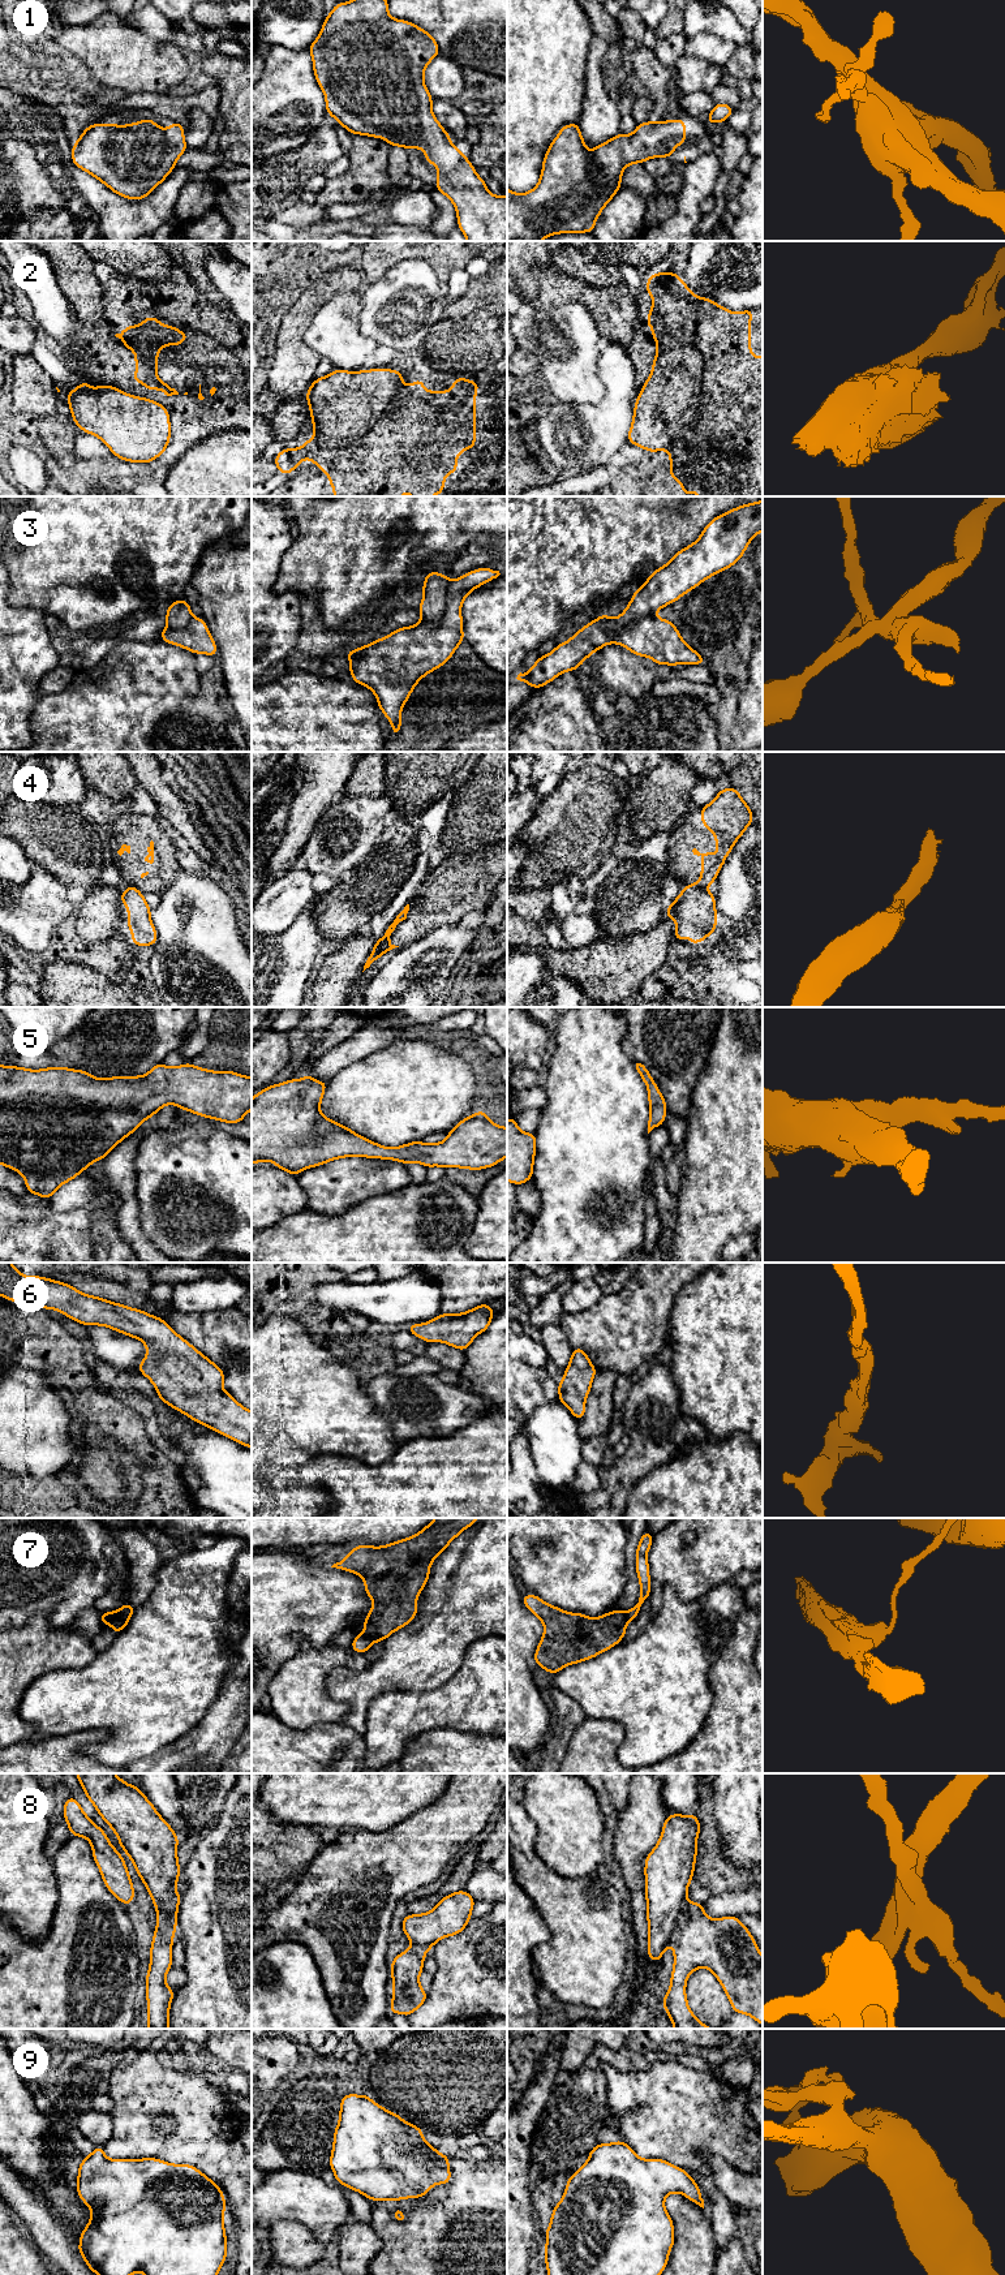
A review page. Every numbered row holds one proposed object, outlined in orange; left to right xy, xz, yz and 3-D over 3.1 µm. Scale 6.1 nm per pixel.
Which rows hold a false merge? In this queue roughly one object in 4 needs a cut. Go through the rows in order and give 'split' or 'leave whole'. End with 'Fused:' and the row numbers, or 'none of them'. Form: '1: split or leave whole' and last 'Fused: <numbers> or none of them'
1: leave whole
2: leave whole
3: split
4: split
5: leave whole
6: leave whole
7: split
8: split
9: leave whole
Fused: 3, 4, 7, 8

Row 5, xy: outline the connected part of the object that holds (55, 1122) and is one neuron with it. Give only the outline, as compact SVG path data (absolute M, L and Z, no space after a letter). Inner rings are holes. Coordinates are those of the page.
M158 1063L142 1076L104 1079L63 1066L27 1070L20 1066L0 1065L0 1165L20 1173L25 1178L27 1192L50 1199L61 1184L74 1179L93 1162L103 1160L142 1122L149 1121L168 1104L201 1117L240 1123L244 1121L244 1115L252 1110L252 1078L233 1071L211 1071L192 1063L176 1067Z

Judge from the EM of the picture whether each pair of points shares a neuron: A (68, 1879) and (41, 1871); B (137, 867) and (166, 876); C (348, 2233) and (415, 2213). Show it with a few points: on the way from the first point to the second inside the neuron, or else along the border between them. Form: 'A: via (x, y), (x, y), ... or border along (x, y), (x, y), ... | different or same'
A: border along (51, 1860), (58, 1893), (58, 1904), (55, 1906) | different
B: via (144, 864), (154, 864), (159, 869) | same
C: border along (370, 2223), (382, 2243), (382, 2248), (374, 2256) | different

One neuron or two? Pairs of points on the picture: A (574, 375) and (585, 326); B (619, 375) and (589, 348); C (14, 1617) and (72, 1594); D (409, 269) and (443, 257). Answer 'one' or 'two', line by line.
A: one
B: two
C: one
D: two

